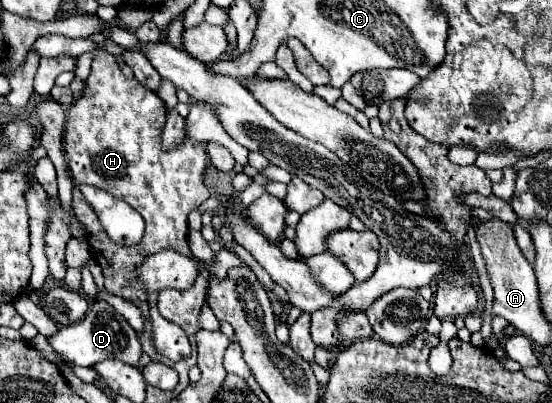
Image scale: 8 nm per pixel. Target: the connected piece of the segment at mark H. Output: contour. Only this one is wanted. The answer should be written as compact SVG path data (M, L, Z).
M95 50L91 74L85 80L83 96L71 104L65 122L65 150L69 170L75 184L91 184L109 192L111 196L133 206L145 220L143 240L135 246L115 244L103 228L85 226L93 260L101 266L105 276L105 290L121 296L121 286L137 280L135 266L149 254L165 248L183 256L191 256L187 234L187 216L193 208L210 197L203 184L203 170L209 164L205 143L187 138L183 146L165 150L161 132L165 126L165 106L153 90L139 84L135 78L125 78L115 56Z

